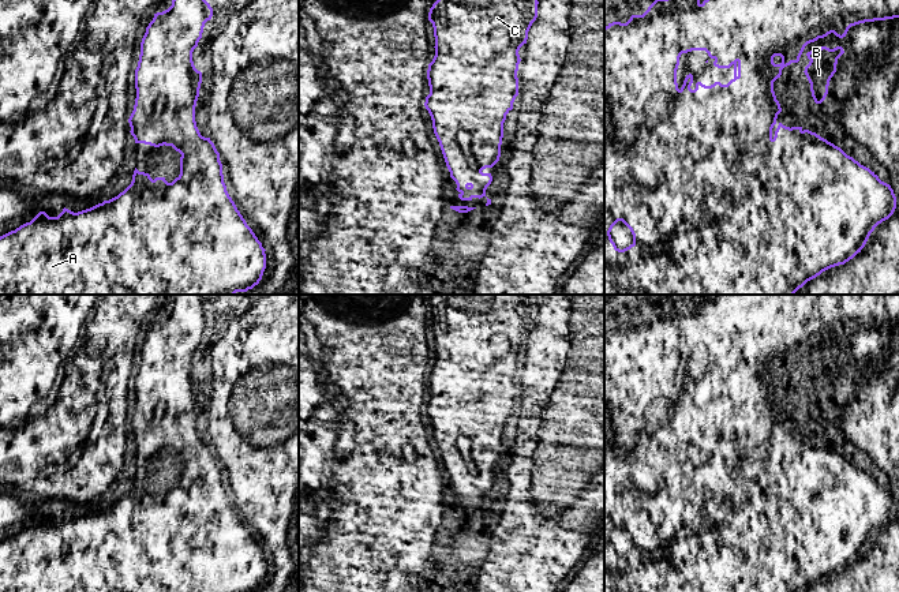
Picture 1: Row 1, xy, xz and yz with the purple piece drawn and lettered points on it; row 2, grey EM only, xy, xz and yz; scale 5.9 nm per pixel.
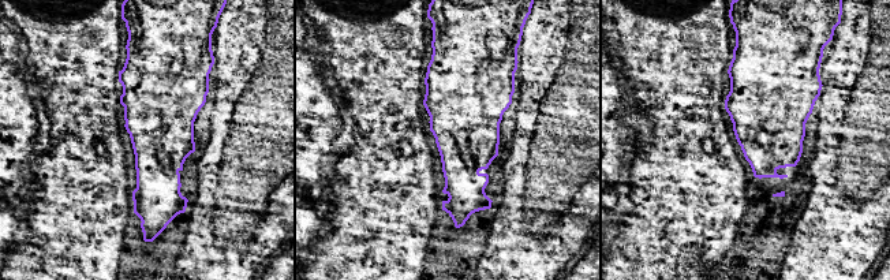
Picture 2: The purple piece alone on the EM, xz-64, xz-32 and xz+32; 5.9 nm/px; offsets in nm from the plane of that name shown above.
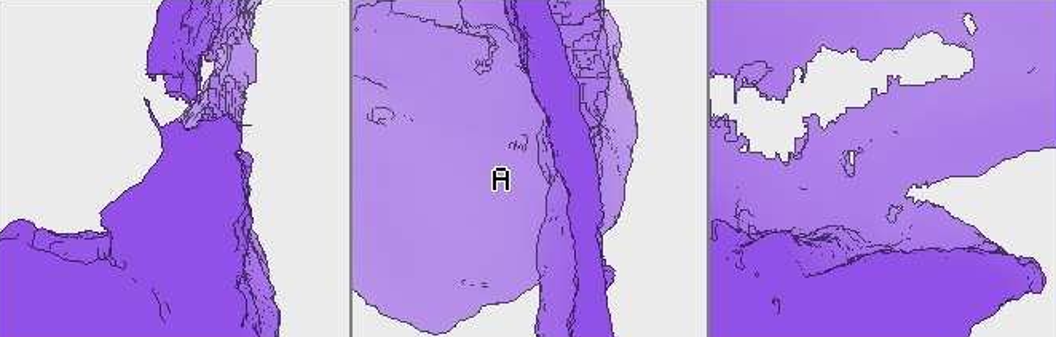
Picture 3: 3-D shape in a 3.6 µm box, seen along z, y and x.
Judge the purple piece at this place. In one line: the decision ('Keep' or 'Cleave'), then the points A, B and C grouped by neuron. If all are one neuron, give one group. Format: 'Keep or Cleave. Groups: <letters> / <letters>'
Keep. Groups: A B C

